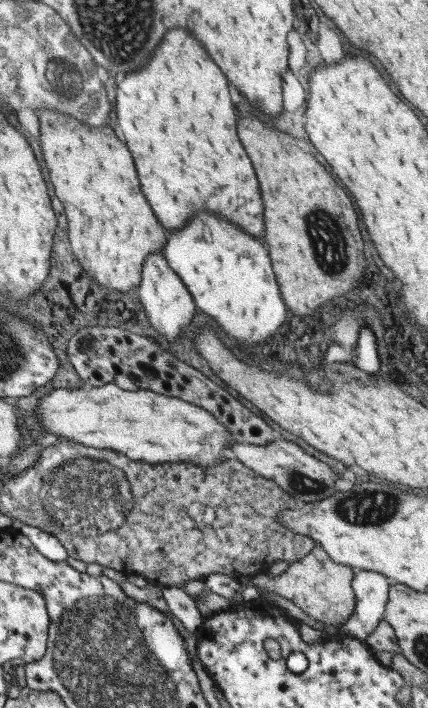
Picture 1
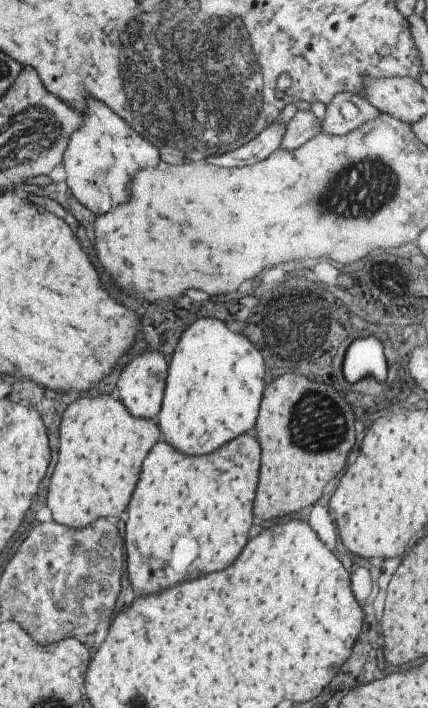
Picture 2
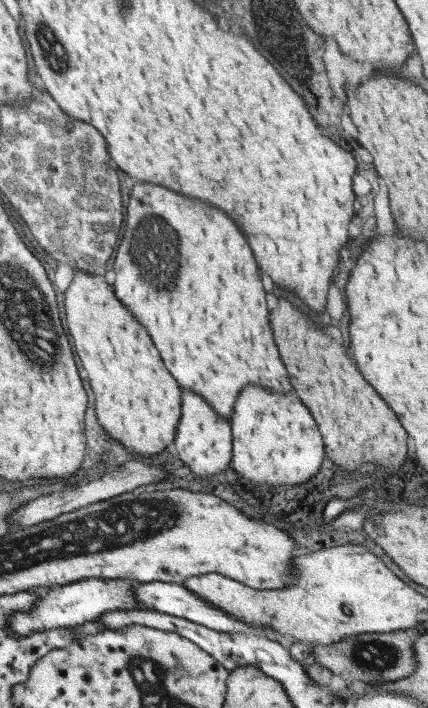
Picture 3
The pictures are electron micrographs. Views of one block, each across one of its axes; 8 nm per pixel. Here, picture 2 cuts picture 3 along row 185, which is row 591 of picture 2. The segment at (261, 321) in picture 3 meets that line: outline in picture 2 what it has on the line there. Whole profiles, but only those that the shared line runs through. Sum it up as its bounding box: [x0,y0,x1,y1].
[124,434,260,596]

